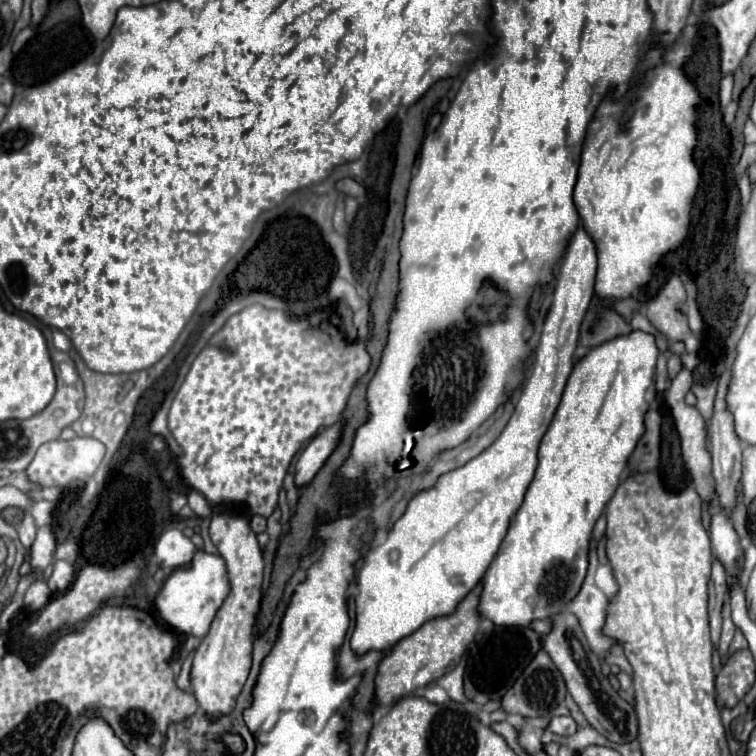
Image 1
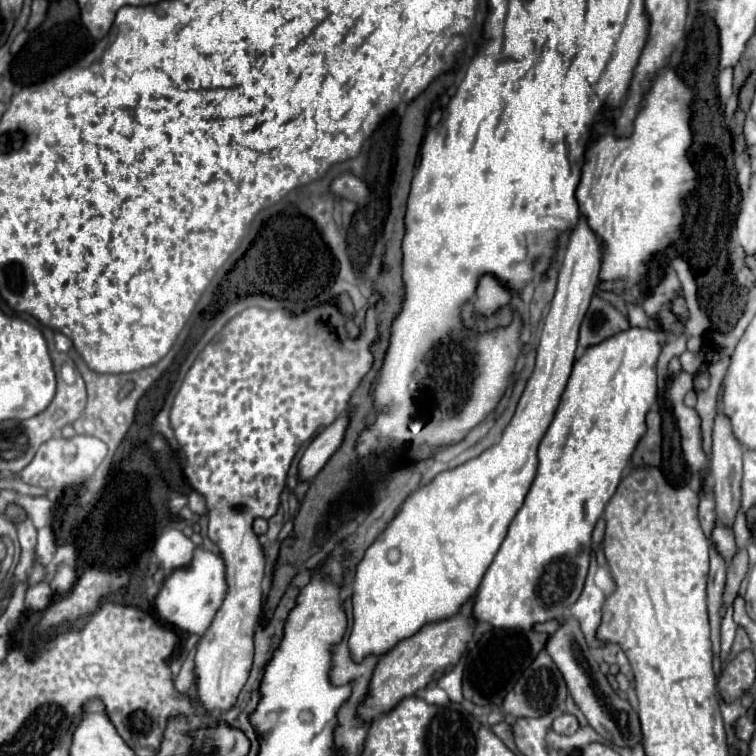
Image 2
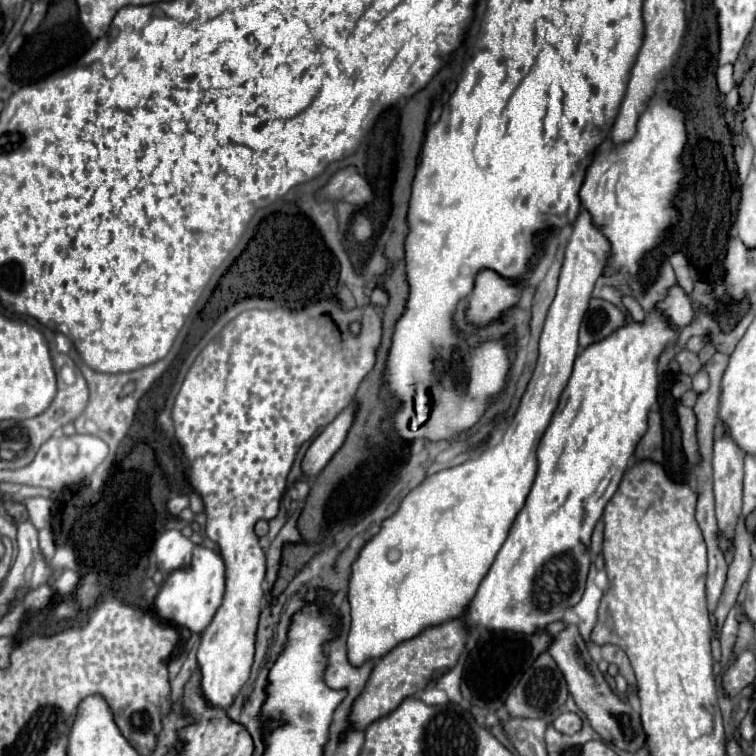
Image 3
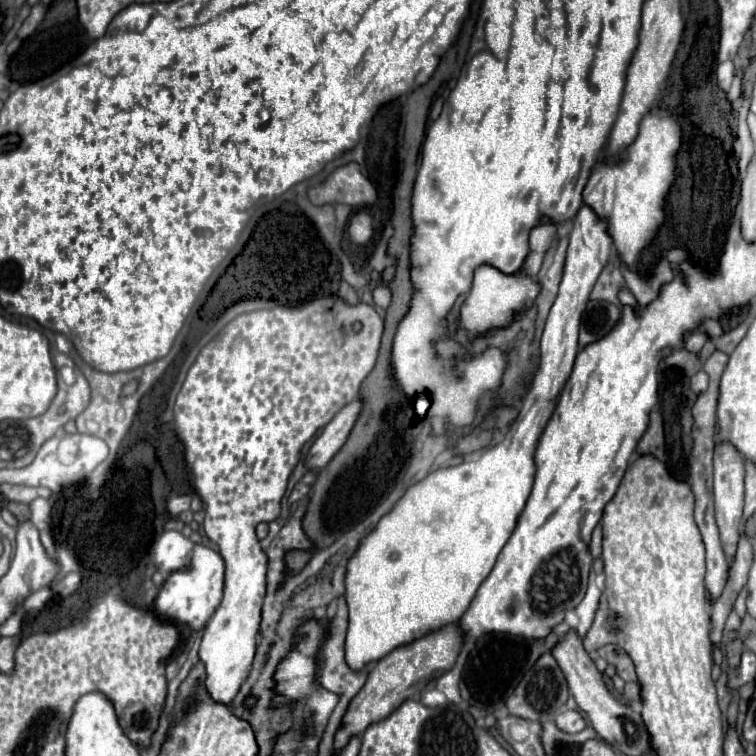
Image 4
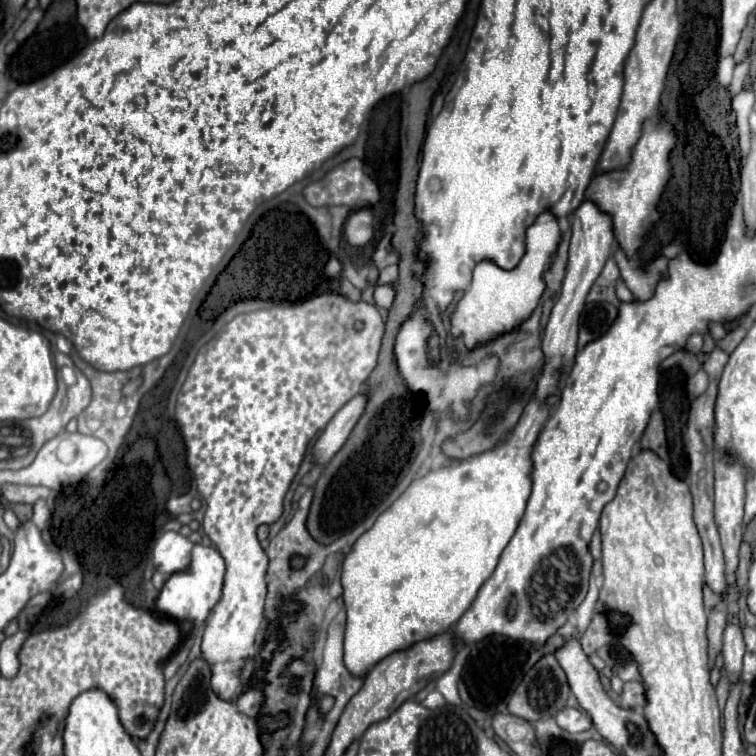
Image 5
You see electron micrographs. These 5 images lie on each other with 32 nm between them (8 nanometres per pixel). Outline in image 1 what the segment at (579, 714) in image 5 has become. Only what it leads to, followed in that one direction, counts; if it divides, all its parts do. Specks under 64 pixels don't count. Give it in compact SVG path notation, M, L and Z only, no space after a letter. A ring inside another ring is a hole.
M552 716L546 730L556 736L572 736L576 732L576 722L572 716Z

